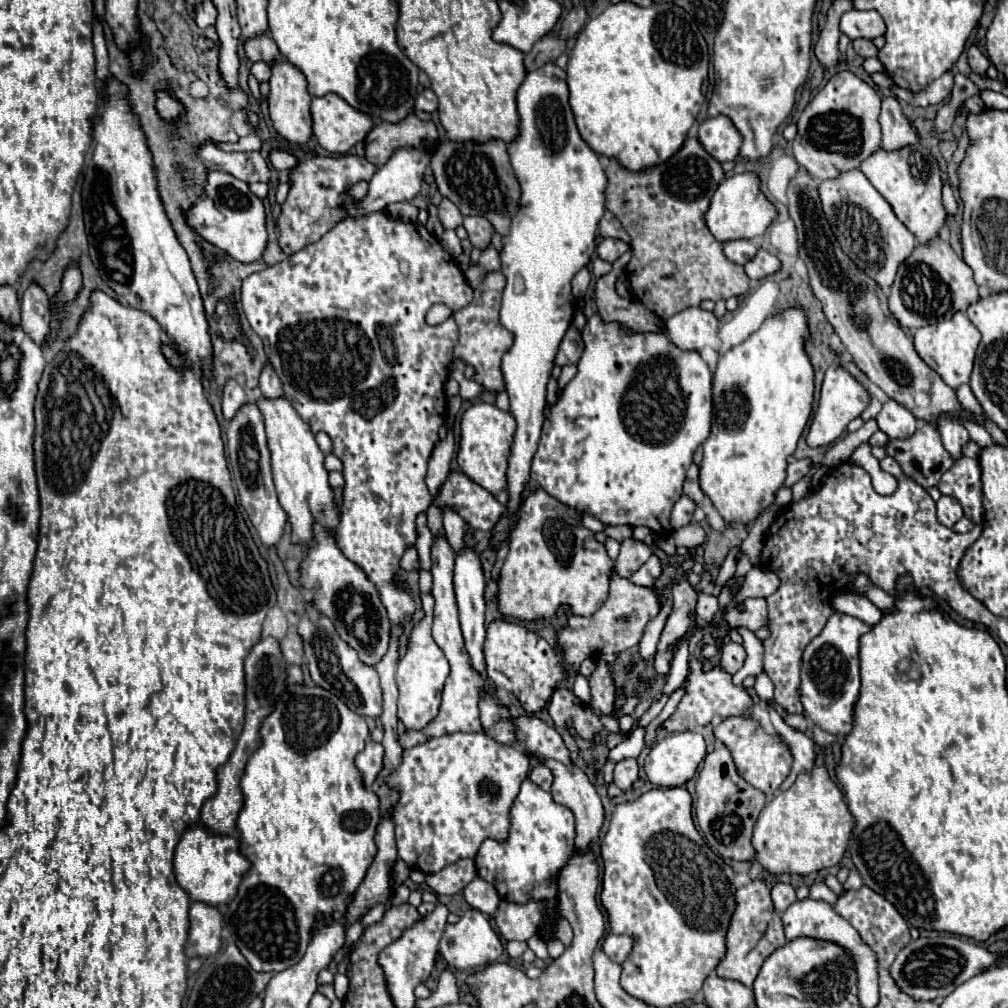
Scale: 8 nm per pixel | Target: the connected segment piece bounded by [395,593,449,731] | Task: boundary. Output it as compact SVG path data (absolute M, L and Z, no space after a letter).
M431 593L421 595L425 617L417 623L411 631L411 643L407 653L397 663L397 685L399 685L399 721L405 725L407 731L421 731L427 727L437 715L441 705L441 691L445 679L449 677L449 661L445 659L443 651L431 637L431 621L433 621L433 605L435 599Z

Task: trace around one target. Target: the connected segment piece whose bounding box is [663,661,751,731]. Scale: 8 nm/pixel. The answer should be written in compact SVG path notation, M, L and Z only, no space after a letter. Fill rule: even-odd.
M693 661L691 669L693 669L693 675L685 683L685 691L687 691L685 697L681 699L677 711L663 723L663 727L667 731L691 731L695 727L703 727L703 725L711 723L713 715L721 715L721 717L743 715L743 711L747 707L751 707L751 697L745 693L743 687L735 687L731 683L729 673L723 673L719 667L715 667L709 673L703 673L699 661Z

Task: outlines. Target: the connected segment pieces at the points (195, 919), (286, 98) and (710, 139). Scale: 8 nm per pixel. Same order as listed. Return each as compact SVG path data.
M195 901L189 909L189 939L185 945L187 957L207 957L221 947L221 927L223 917L217 907Z
M277 59L271 65L271 79L269 79L271 91L269 91L269 115L275 125L275 129L293 143L307 143L311 137L311 95L307 91L307 79L301 73L299 67L289 63L287 59Z
M719 115L709 117L699 125L699 141L711 157L723 163L733 161L737 157L743 137L729 117Z

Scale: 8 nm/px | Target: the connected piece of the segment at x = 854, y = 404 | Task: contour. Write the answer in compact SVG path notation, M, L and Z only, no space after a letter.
M831 365L825 371L825 379L823 379L823 385L821 385L821 397L819 397L819 407L817 407L815 417L811 421L811 427L809 427L807 445L809 447L831 445L835 439L841 437L841 433L847 429L849 421L859 417L867 405L869 405L867 389L853 375L849 375L841 365Z

